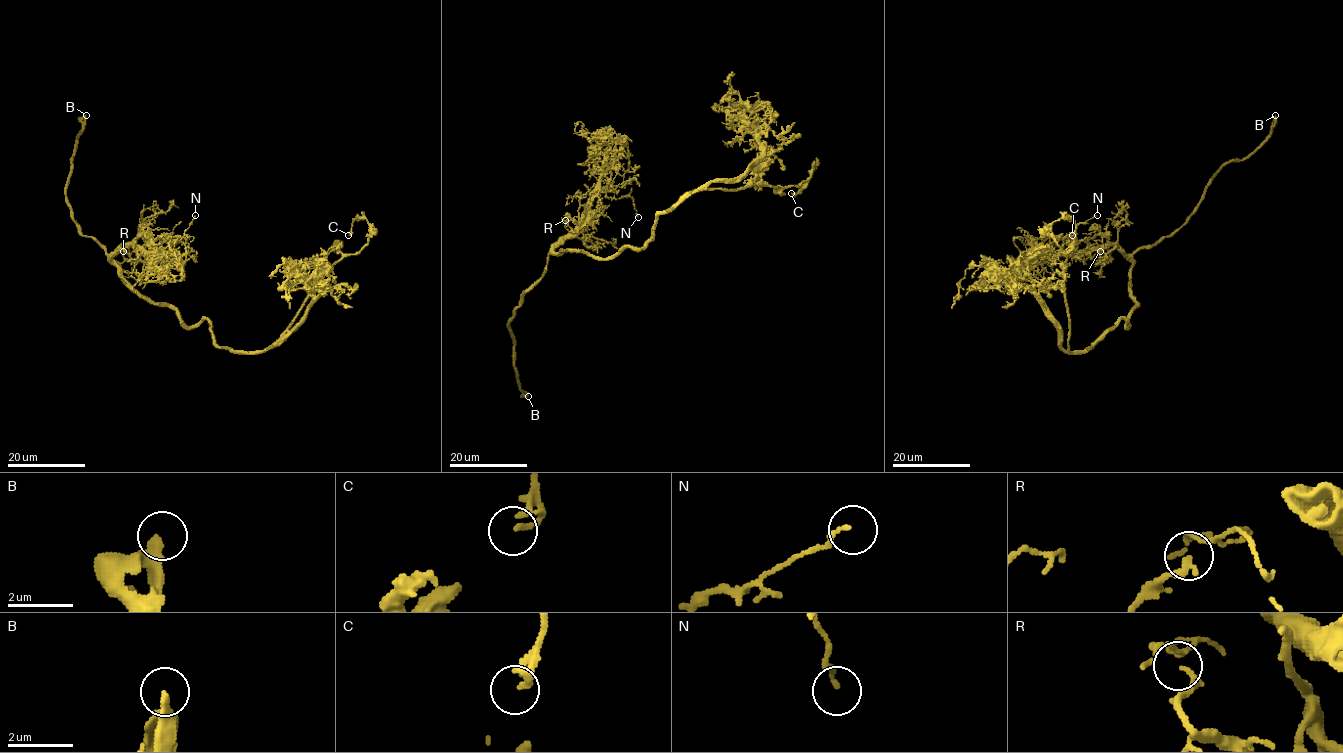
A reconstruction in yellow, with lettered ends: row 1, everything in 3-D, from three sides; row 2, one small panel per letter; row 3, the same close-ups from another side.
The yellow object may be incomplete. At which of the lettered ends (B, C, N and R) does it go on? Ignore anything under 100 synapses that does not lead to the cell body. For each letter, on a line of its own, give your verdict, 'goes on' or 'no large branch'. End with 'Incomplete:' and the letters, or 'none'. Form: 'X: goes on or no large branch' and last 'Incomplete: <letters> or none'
B: goes on
C: no large branch
N: no large branch
R: no large branch
Incomplete: B

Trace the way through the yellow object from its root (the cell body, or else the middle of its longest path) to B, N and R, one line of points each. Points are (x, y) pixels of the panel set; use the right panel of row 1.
B: (1126, 325), (1138, 306), (1133, 255), (1170, 237), (1208, 181), (1269, 135), (1275, 115)
N: (1126, 325), (1138, 306), (1127, 256), (1112, 246), (1071, 255), (1078, 245), (1076, 227), (1097, 215)
R: (1126, 325), (1138, 306), (1131, 289), (1132, 263), (1118, 247), (1103, 257), (1103, 262), (1093, 257), (1100, 251)

